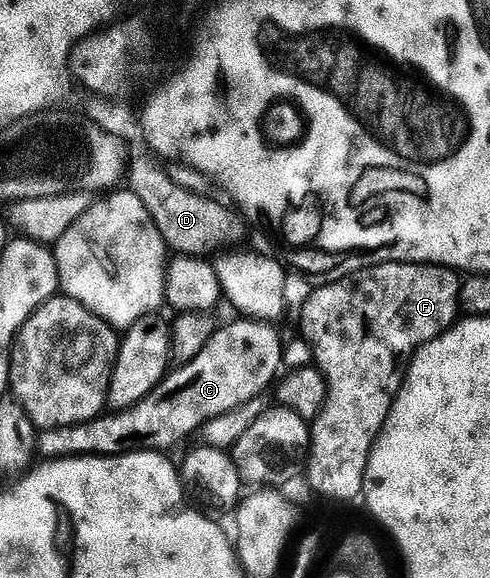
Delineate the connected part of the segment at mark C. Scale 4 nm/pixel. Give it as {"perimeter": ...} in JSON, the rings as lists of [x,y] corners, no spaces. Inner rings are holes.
{"perimeter":[[[249,317],[235,318],[235,323],[219,326],[218,331],[212,337],[212,341],[208,341],[208,345],[204,345],[204,349],[200,349],[200,353],[190,363],[183,363],[177,369],[171,370],[166,378],[159,383],[156,389],[152,389],[152,393],[148,393],[139,403],[134,403],[130,407],[117,413],[103,413],[96,419],[90,420],[88,423],[77,423],[71,427],[57,427],[55,431],[39,430],[36,435],[36,451],[41,458],[46,461],[56,459],[68,459],[71,457],[109,457],[111,455],[125,455],[135,451],[156,451],[159,453],[169,452],[169,447],[177,445],[181,439],[189,437],[193,431],[201,432],[207,423],[212,422],[216,417],[220,417],[224,413],[228,413],[232,409],[236,409],[240,405],[244,405],[248,401],[259,398],[263,394],[262,390],[273,381],[279,378],[278,370],[282,367],[282,339],[278,336],[278,331],[273,322],[263,321],[261,319],[252,319]]]}

